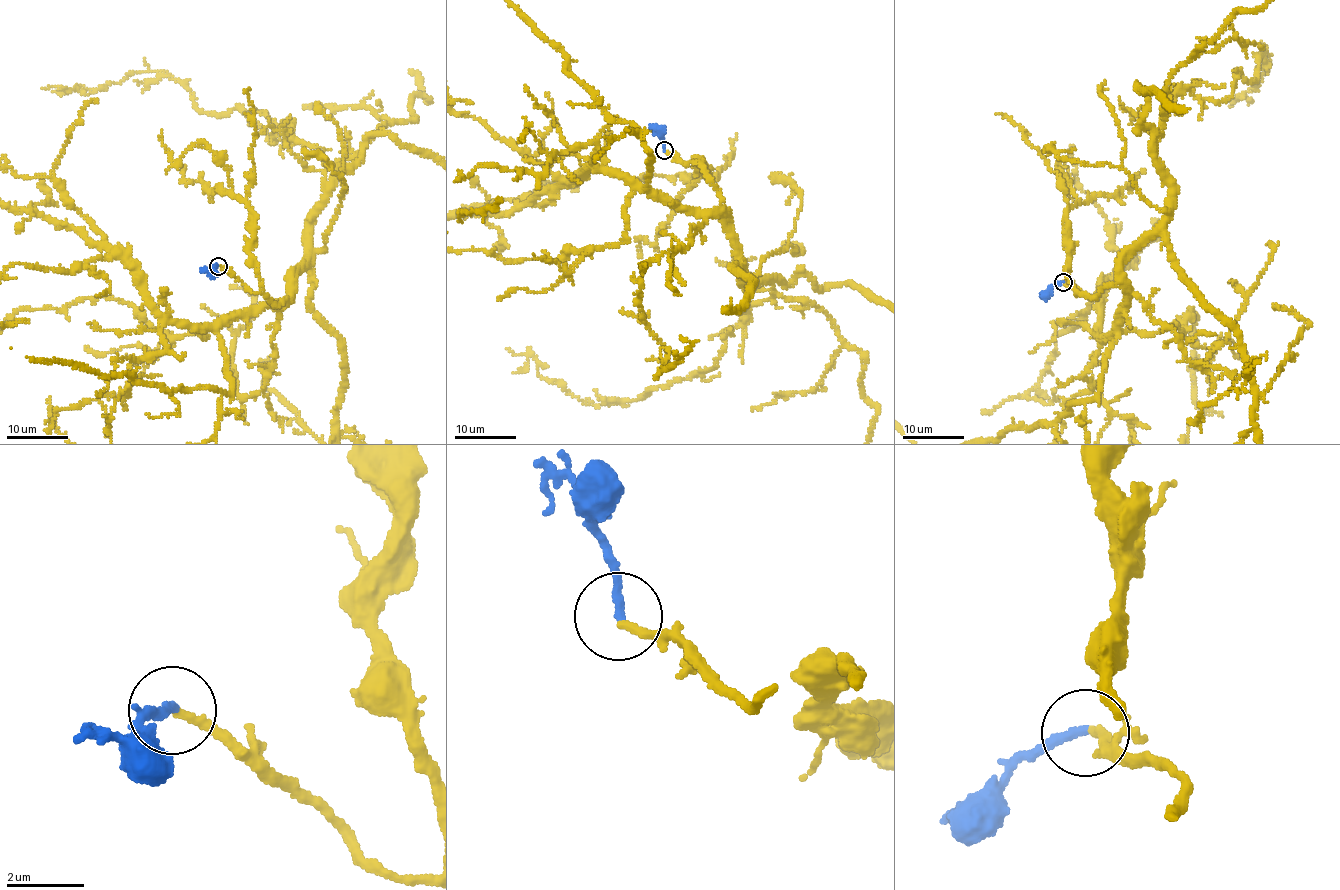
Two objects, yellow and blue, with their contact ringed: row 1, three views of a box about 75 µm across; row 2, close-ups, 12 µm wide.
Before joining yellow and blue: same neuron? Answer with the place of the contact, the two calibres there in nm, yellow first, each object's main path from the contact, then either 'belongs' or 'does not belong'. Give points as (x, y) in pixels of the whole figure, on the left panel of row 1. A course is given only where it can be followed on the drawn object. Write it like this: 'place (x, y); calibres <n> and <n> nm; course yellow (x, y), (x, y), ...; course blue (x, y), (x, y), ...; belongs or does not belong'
place (218, 266); calibres 200 and 240 nm; course blue (218, 266), (202, 271); belongs

